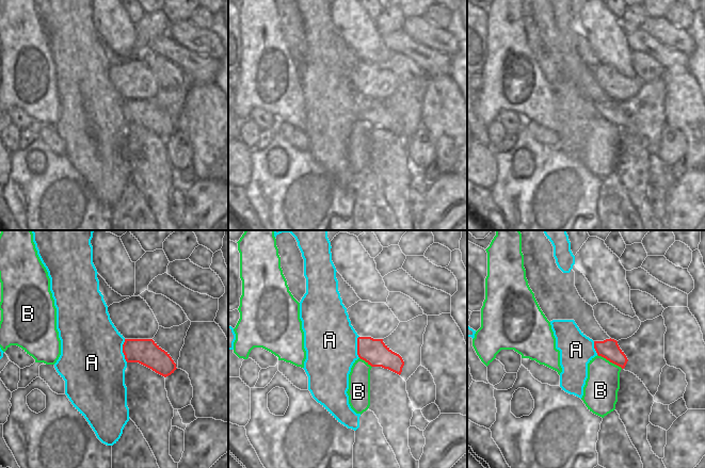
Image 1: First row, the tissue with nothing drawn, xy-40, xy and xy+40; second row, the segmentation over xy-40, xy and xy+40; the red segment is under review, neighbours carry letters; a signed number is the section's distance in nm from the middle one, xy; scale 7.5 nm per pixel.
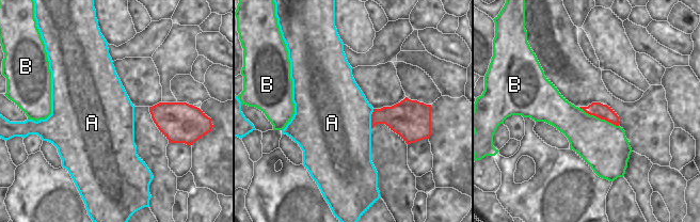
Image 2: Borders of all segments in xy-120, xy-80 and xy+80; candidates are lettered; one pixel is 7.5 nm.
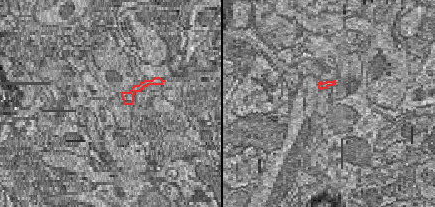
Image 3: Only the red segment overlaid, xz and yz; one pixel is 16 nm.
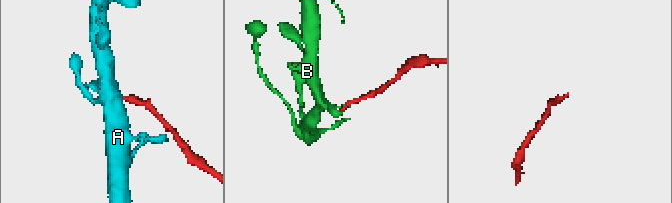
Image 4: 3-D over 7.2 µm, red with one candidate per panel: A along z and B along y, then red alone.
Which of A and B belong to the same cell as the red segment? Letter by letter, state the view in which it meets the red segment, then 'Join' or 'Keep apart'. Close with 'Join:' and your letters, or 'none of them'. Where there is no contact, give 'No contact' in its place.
A: Touches red in xy-40. Keep apart
B: Touches red in xy+40. Keep apart
Join: none of them

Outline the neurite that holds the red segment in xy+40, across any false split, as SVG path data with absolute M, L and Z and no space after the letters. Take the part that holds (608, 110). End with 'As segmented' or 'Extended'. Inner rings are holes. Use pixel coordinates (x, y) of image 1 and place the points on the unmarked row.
M606 100L604 102L594 102L594 110L598 117L602 117L610 124L625 129L628 120L624 113L620 110L618 102L614 100Z. As segmented

